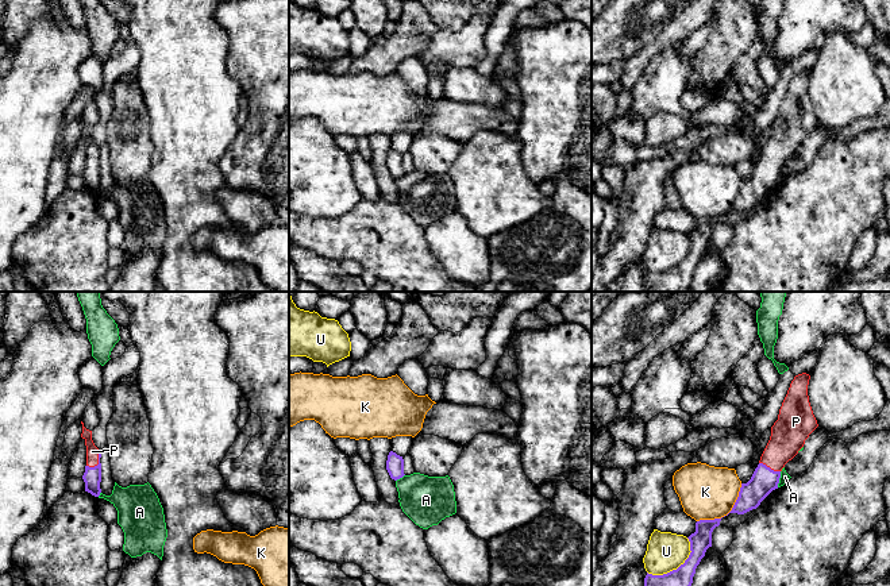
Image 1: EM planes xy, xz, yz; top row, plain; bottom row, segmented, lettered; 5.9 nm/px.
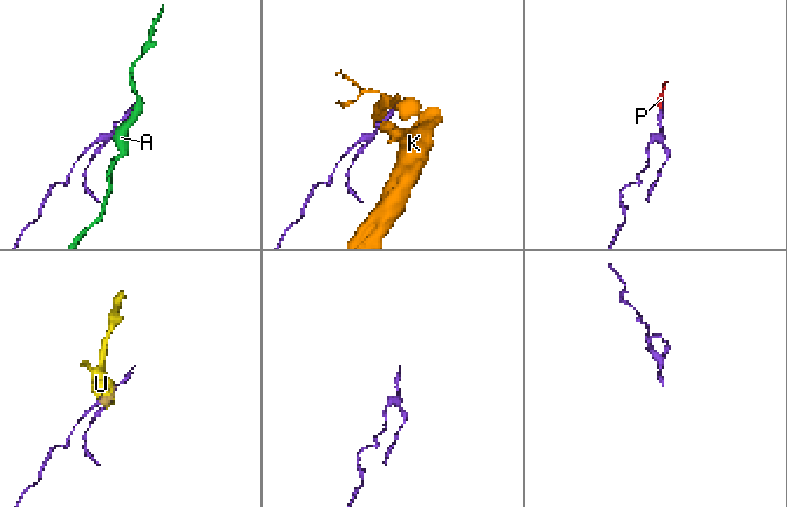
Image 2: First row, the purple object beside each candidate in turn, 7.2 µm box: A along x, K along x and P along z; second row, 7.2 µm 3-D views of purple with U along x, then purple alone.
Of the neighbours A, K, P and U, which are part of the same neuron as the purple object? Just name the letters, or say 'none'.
P

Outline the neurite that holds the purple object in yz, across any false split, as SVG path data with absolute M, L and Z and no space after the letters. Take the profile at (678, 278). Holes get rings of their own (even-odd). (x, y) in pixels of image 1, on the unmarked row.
M721 216L700 217L696 220L696 230L687 236L690 252L677 267L663 273L648 271L644 275L646 292L687 292L693 281L696 266L705 250L712 244L712 230L720 223Z

